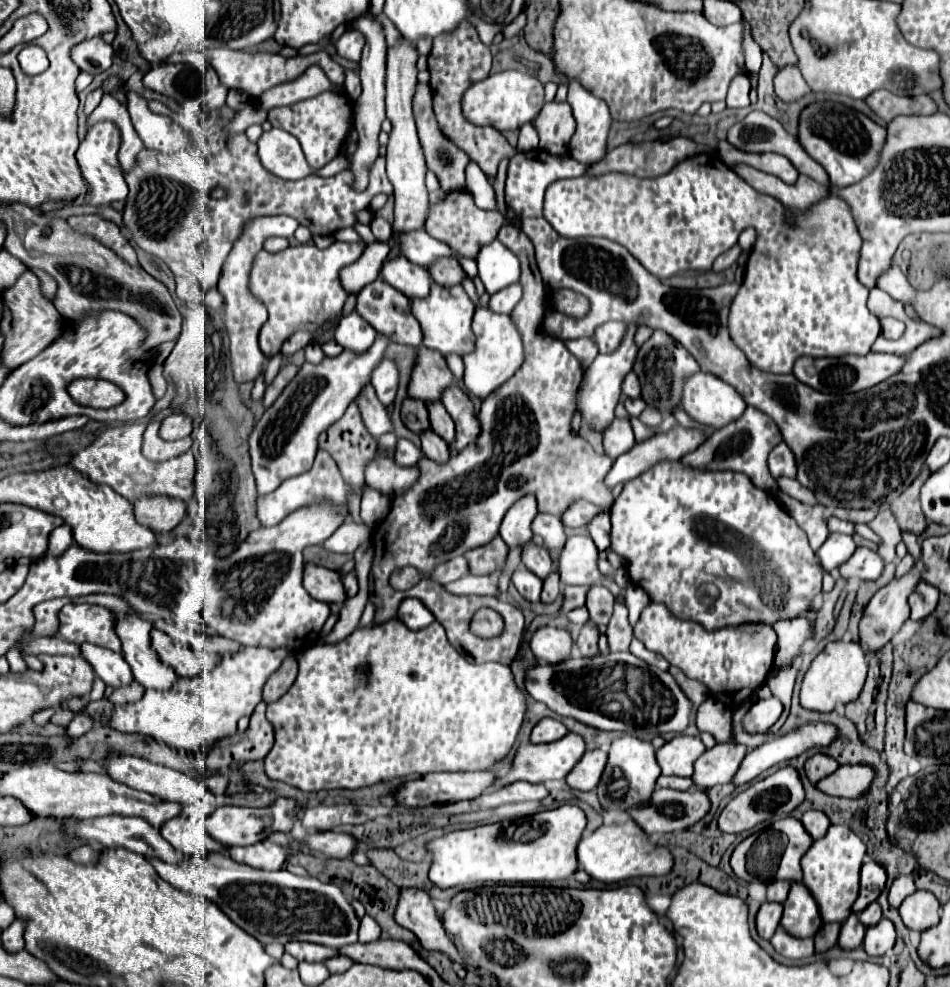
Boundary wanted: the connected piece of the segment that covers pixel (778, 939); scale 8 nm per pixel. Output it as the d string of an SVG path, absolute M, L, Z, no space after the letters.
M777 928L777 932L771 938L771 944L781 956L789 960L809 958L813 954L813 938L791 938L783 928Z

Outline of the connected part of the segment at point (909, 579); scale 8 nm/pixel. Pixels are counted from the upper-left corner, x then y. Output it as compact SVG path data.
M915 566L909 574L905 574L899 580L891 580L887 586L883 586L873 598L871 602L865 606L863 616L859 620L859 642L865 646L867 652L877 652L881 650L887 642L891 642L891 638L901 630L901 626L905 624L905 620L909 618L909 606L907 606L907 596L911 594L911 590L915 588L915 584L921 580L919 572L923 568Z

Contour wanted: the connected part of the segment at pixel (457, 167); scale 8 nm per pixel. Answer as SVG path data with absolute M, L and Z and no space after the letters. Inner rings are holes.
M417 84L412 107L415 110L415 122L417 122L417 128L419 128L419 140L421 140L421 148L423 148L423 154L425 154L427 168L437 176L443 192L465 188L465 166L469 162L469 156L461 148L457 148L447 136L443 136L443 132L439 130L439 124L437 124L435 114L433 114L432 90L427 84Z

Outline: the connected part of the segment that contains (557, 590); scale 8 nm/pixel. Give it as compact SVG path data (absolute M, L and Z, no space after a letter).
M553 570L545 580L543 580L543 592L541 600L543 602L553 602L561 594L561 584L559 584L559 572Z

